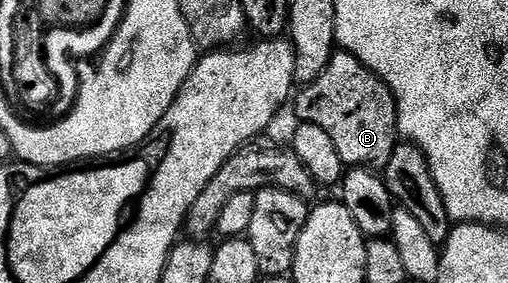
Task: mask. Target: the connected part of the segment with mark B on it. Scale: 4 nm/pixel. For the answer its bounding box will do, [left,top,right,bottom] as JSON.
[295,51,398,170]

